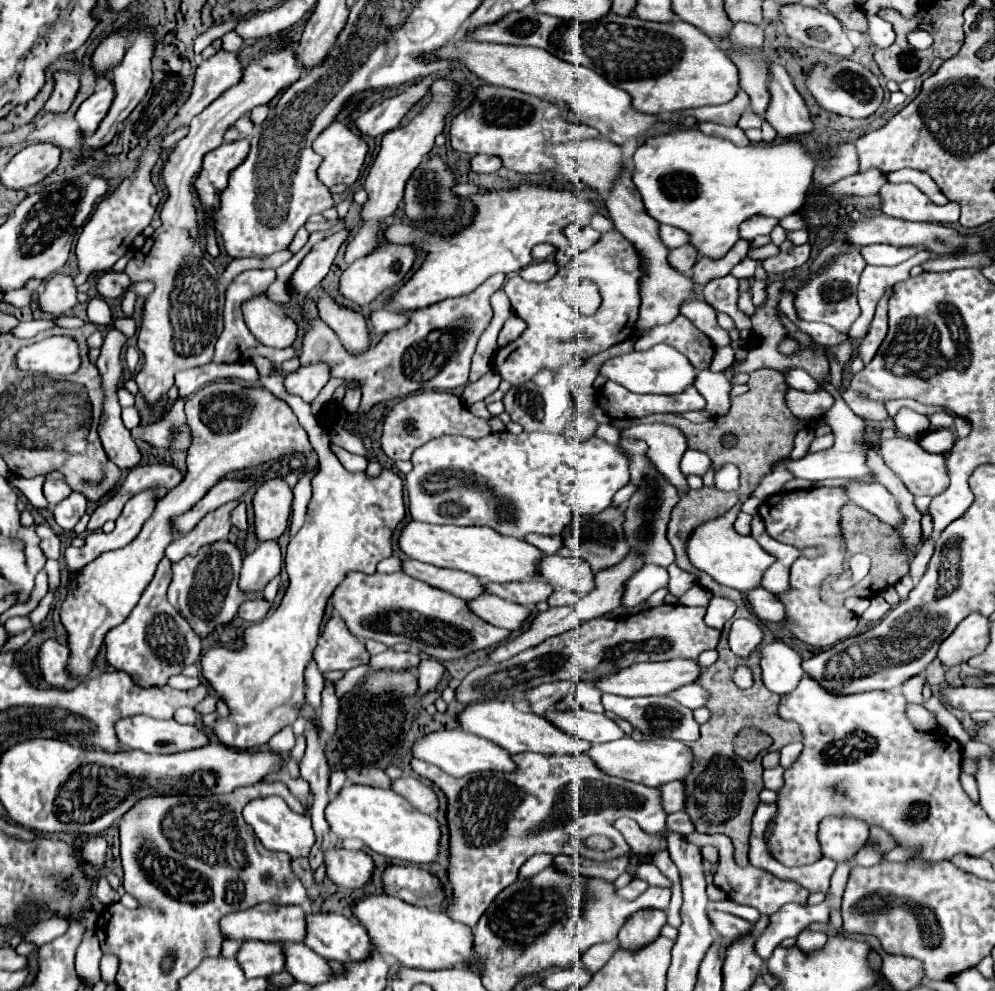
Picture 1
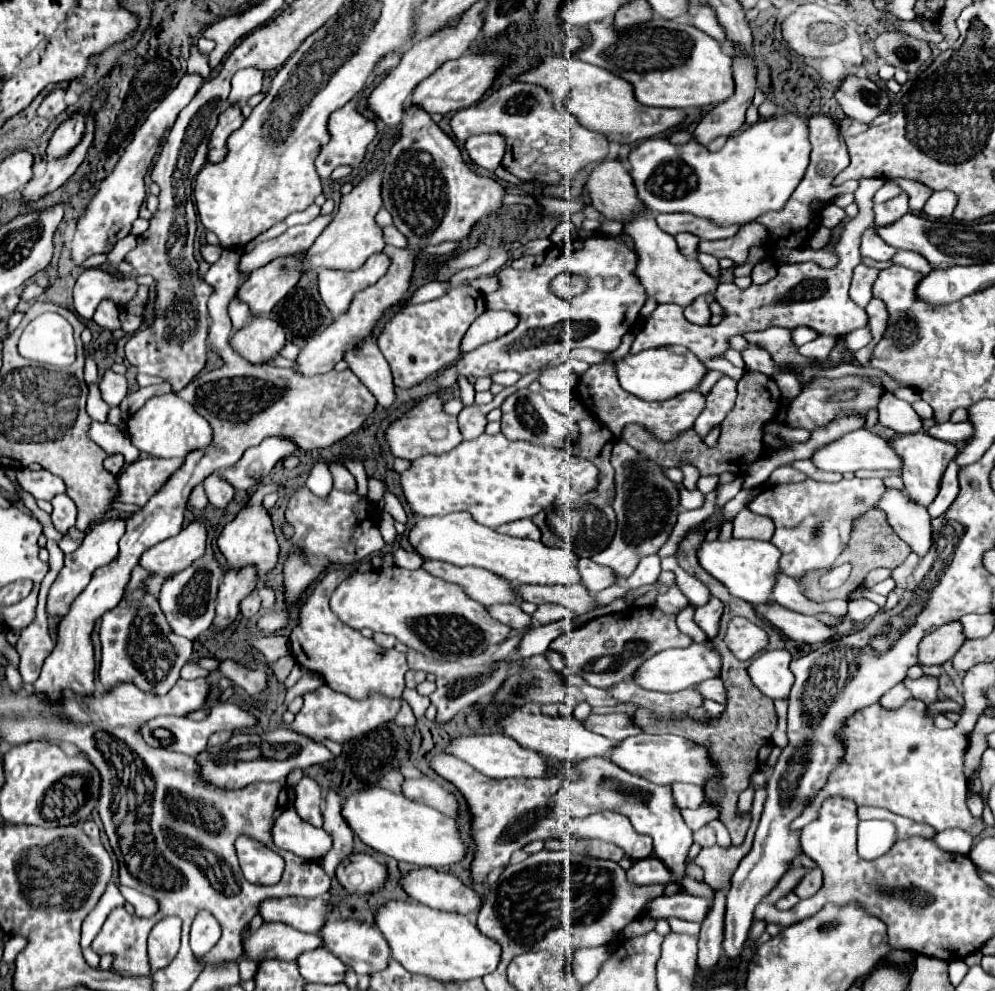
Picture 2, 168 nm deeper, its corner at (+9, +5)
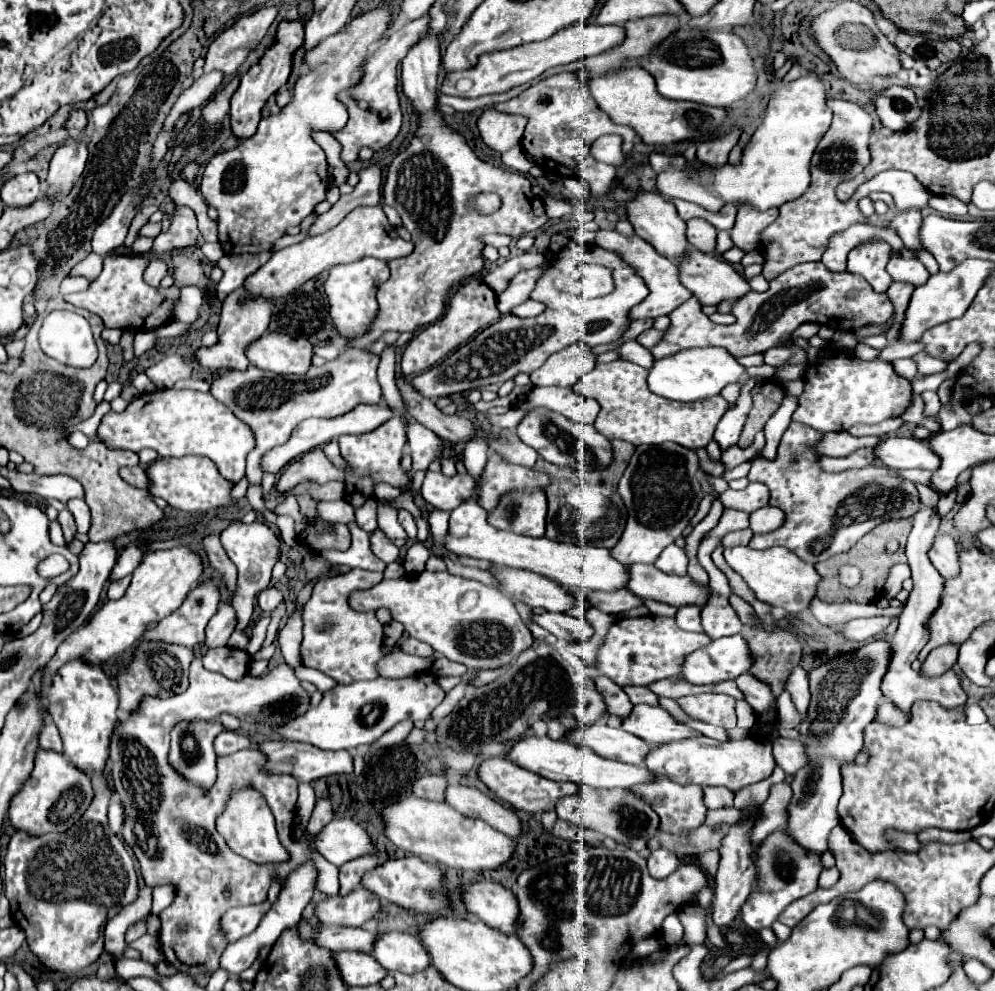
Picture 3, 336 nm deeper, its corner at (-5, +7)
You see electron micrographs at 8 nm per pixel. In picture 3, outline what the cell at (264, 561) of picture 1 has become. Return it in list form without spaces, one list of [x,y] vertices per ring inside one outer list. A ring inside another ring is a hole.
[[[225,603],[219,607],[219,611],[215,613],[215,617],[209,621],[207,625],[207,647],[223,647],[227,645],[231,633],[237,627],[237,613],[233,609],[231,603]]]

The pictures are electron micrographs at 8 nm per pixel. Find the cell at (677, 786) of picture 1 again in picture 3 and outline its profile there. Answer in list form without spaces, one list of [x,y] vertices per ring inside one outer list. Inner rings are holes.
[[[703,787],[703,801],[707,809],[721,809],[733,805],[733,793],[727,787]]]

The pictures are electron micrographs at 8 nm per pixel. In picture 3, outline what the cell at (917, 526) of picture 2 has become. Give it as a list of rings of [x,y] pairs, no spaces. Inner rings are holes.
[[[939,531],[939,537],[935,539],[933,547],[929,549],[929,559],[935,565],[935,569],[947,577],[955,577],[959,573],[959,557],[957,557],[957,545],[951,535],[945,535]]]

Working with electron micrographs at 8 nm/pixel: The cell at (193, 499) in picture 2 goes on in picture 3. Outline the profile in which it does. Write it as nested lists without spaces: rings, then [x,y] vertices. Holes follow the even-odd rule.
[[[159,457],[153,461],[147,469],[149,477],[149,491],[153,497],[165,499],[171,507],[183,509],[183,511],[209,511],[213,507],[225,507],[231,505],[233,499],[229,497],[229,491],[233,489],[233,483],[223,479],[217,465],[207,457],[181,457],[181,459],[163,459]]]

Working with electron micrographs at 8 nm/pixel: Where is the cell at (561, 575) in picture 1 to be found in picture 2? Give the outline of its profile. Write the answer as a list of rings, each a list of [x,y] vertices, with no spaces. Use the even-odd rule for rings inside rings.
[[[579,559],[577,567],[581,571],[581,583],[591,591],[591,595],[619,583],[619,577],[615,575],[613,569],[597,565],[591,559]]]

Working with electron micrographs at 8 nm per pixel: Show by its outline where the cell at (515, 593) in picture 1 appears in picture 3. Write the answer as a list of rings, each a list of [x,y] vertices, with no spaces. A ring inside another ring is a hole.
[[[617,589],[617,591],[611,591],[611,593],[589,593],[587,599],[589,599],[591,607],[597,607],[603,613],[609,613],[609,615],[625,613],[625,611],[643,603],[639,597],[635,597],[627,589]]]

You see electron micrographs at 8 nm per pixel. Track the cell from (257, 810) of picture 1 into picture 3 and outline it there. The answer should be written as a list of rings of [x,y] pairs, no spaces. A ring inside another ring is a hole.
[[[333,819],[315,837],[311,837],[315,849],[333,865],[343,865],[367,853],[375,853],[375,847],[363,827],[351,819]]]

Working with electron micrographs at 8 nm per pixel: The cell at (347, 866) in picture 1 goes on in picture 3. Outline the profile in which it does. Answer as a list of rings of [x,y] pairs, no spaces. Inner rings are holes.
[[[405,857],[405,859],[387,859],[383,865],[377,865],[367,877],[363,877],[361,885],[375,893],[379,899],[391,901],[405,909],[413,909],[417,913],[439,913],[447,909],[447,897],[441,885],[441,869],[435,863],[421,861],[419,857]]]

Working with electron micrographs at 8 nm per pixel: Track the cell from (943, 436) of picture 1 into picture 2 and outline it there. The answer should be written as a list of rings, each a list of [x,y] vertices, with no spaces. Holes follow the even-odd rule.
[[[963,421],[963,423],[935,423],[929,431],[929,435],[937,437],[937,439],[945,439],[951,443],[965,443],[973,437],[973,423],[971,421]]]

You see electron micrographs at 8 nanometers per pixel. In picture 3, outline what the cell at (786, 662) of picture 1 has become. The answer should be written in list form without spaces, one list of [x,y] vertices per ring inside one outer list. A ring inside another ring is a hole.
[[[797,667],[797,669],[791,669],[791,673],[787,675],[785,679],[785,689],[791,693],[791,699],[797,707],[797,711],[801,715],[807,713],[807,707],[809,707],[809,679],[807,679],[807,673],[805,669]]]

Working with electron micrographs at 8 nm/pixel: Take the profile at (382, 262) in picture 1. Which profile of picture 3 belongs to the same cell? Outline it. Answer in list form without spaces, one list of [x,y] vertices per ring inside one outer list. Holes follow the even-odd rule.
[[[365,257],[357,263],[347,263],[347,265],[335,265],[329,271],[329,277],[325,281],[325,293],[329,297],[329,315],[333,319],[335,329],[345,337],[359,337],[361,333],[367,331],[371,325],[371,319],[377,315],[377,301],[375,301],[375,289],[389,277],[389,269],[385,261]]]

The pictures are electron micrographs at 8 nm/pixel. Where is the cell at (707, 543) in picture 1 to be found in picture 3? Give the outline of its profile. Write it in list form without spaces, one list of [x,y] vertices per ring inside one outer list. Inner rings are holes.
[[[727,547],[725,549],[727,565],[743,577],[755,597],[771,607],[781,607],[789,615],[797,615],[807,609],[809,601],[815,597],[815,585],[819,575],[811,563],[801,561],[787,547],[771,547],[771,549],[751,549],[751,547]]]

